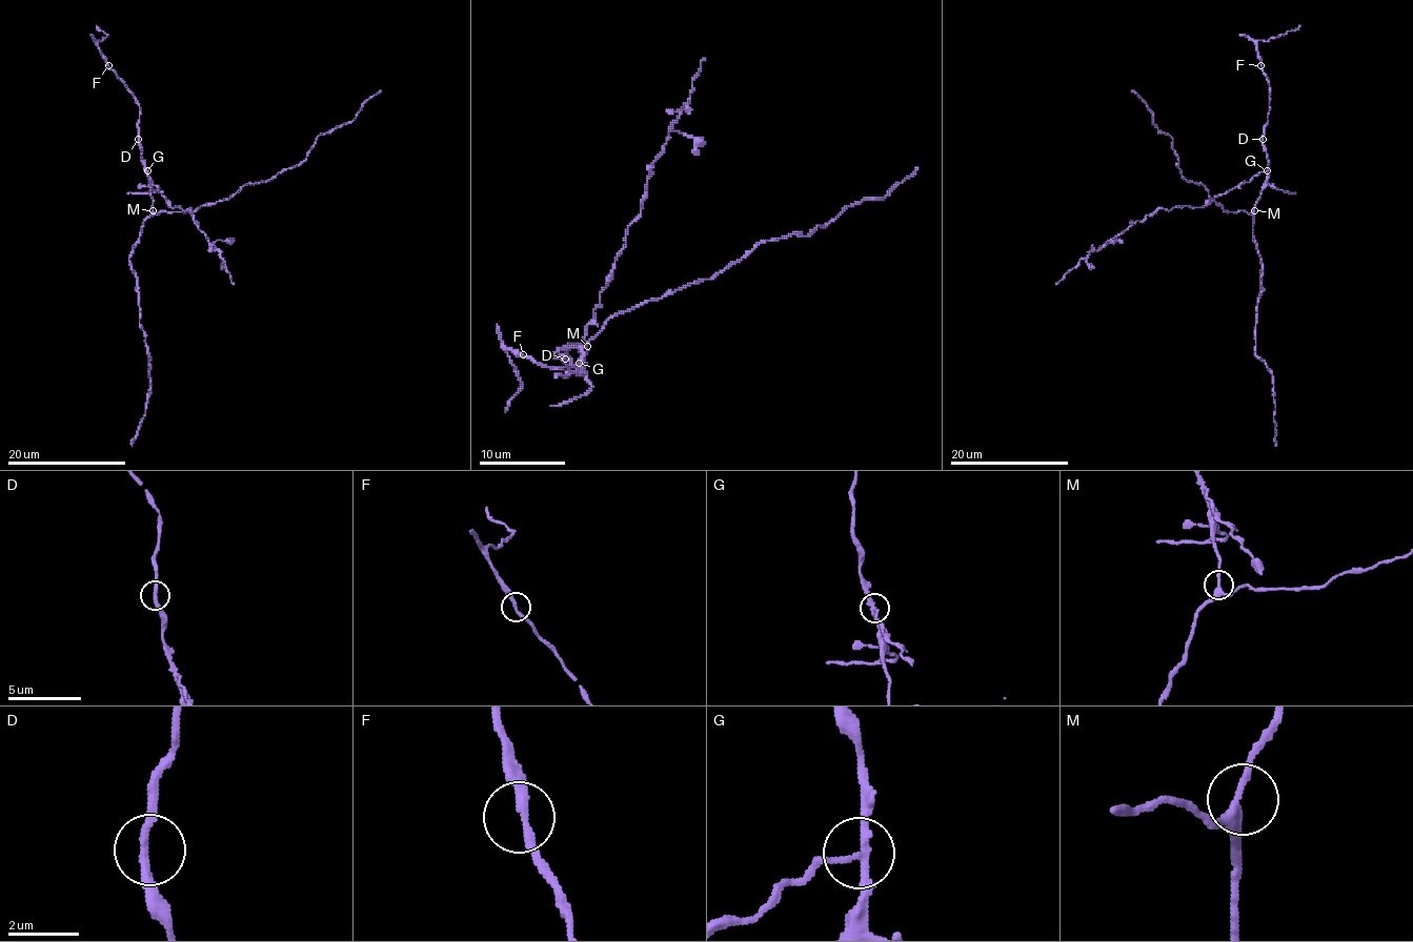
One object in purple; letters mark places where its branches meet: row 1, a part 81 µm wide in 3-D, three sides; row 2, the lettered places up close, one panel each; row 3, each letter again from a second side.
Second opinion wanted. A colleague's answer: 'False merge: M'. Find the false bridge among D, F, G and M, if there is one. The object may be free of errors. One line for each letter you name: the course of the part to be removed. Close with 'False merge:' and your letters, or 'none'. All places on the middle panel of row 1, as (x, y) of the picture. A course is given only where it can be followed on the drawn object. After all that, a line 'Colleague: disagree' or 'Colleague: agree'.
G: foreign part runs (579, 363), (585, 326), (614, 268), (625, 229), (641, 212), (649, 169), (705, 58)
False merge: G
Colleague: disagree

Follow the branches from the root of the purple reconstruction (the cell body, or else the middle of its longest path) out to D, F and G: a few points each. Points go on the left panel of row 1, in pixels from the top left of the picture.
D: (153, 210), (152, 181), (138, 139)
F: (153, 210), (152, 181), (138, 144), (139, 104), (108, 65)
G: (153, 210), (152, 181), (146, 170)

